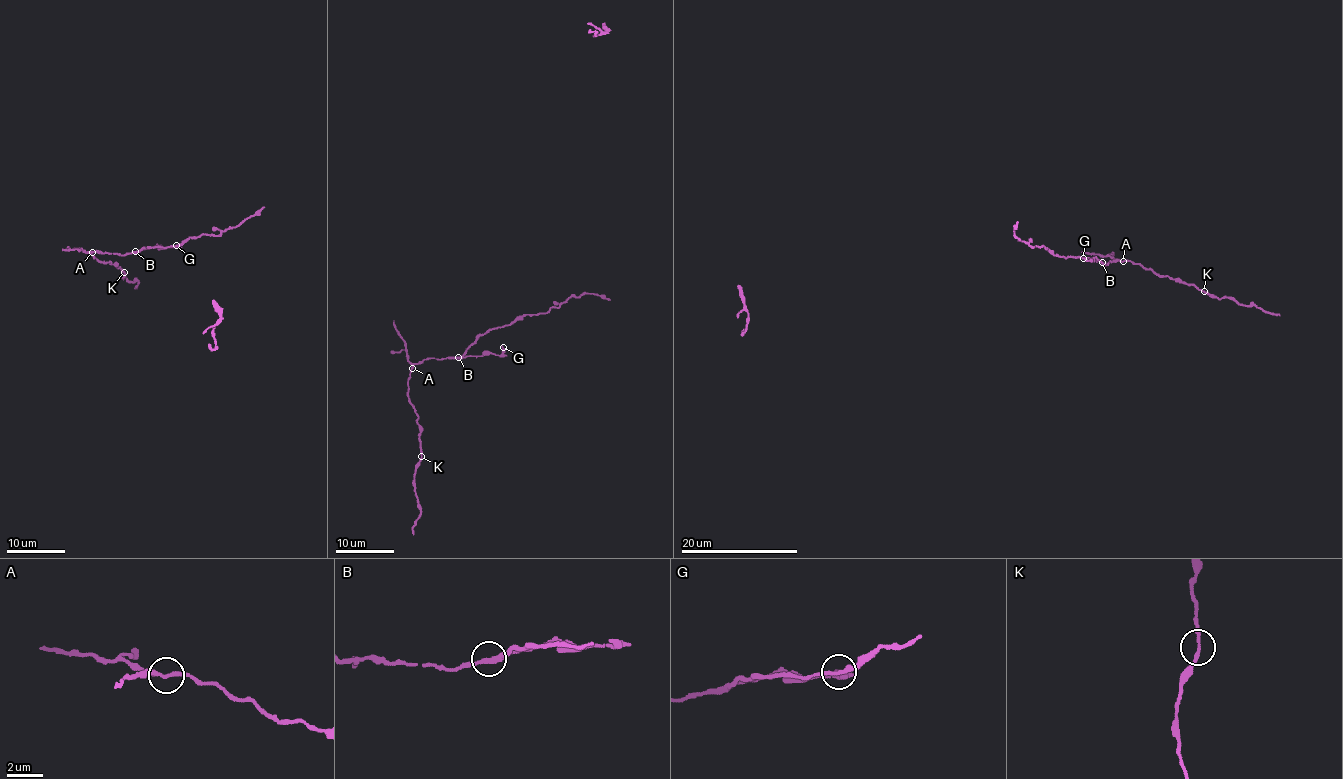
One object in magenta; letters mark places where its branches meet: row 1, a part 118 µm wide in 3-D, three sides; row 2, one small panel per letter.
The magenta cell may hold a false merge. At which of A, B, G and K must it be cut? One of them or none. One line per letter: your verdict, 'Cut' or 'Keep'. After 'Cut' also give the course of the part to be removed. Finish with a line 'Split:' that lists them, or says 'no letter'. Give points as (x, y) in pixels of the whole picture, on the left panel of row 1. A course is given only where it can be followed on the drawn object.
A: Keep
B: Cut. Course of the part to remove: (135, 251), (147, 247), (178, 246), (190, 237), (219, 235), (264, 206)
G: Keep
K: Keep
Split: B

